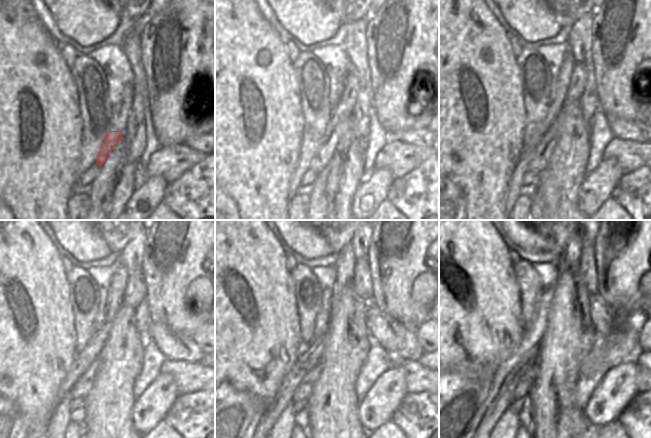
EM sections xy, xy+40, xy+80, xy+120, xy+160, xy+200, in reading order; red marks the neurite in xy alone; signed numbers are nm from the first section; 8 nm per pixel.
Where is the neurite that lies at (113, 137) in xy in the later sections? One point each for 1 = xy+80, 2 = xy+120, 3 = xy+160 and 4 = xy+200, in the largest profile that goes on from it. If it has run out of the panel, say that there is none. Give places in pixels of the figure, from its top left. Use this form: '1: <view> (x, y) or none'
1: xy+80 (539, 160)
2: xy+120 (85, 383)
3: xy+160 (304, 390)
4: xy+200 (525, 382)

